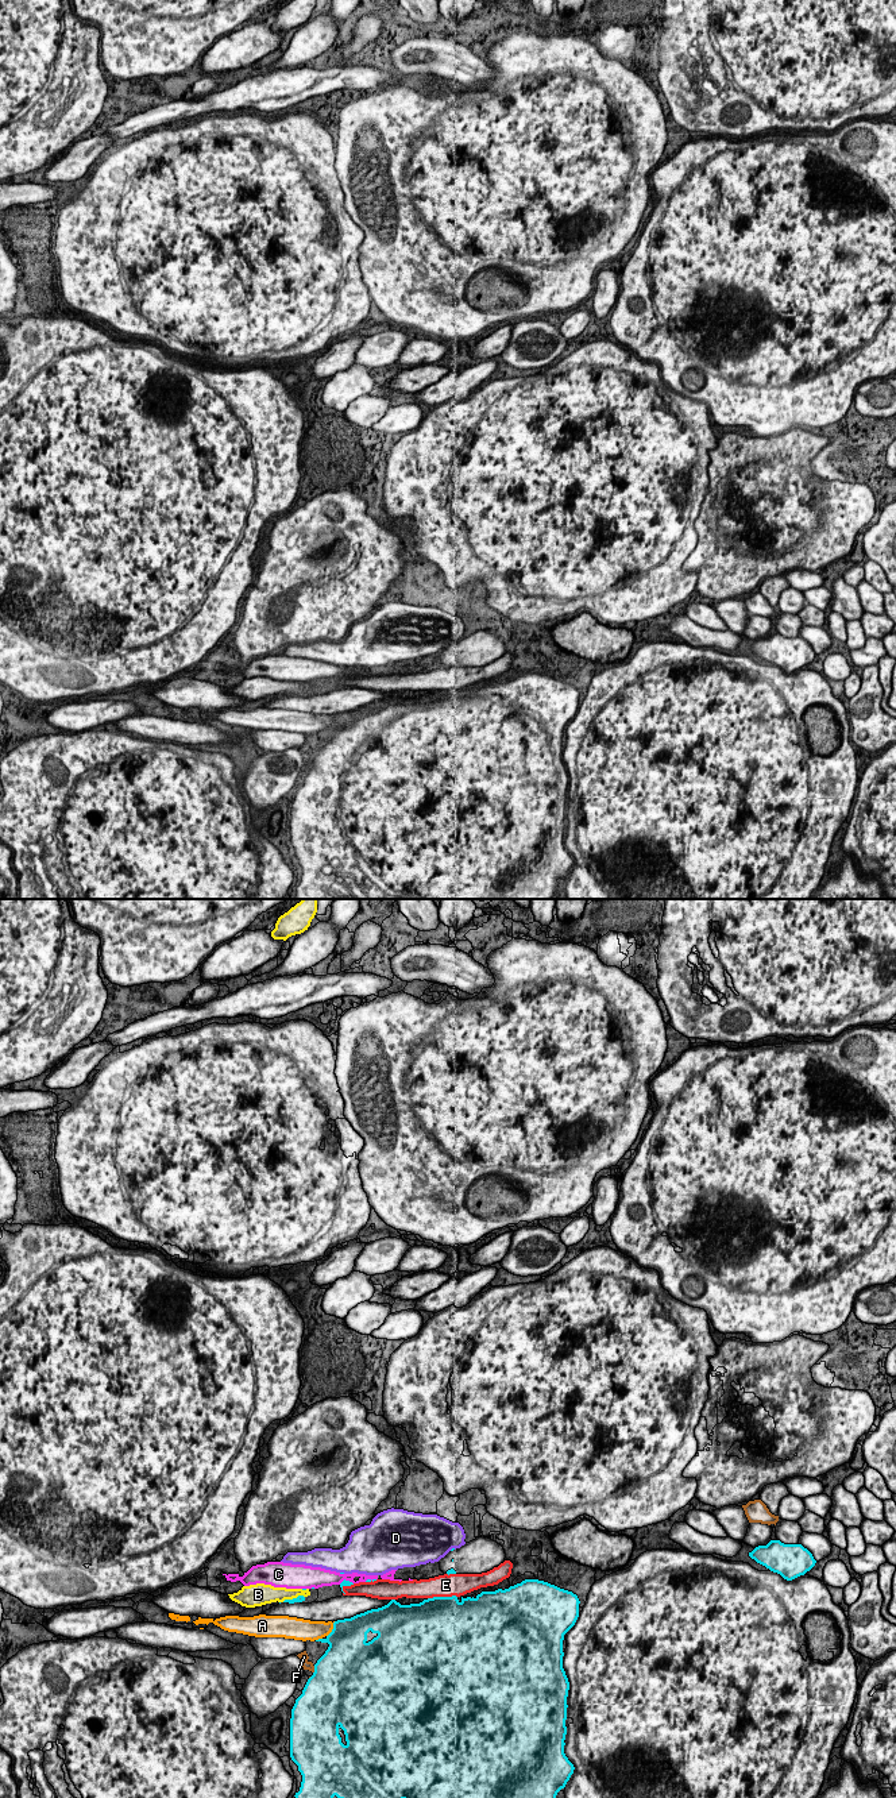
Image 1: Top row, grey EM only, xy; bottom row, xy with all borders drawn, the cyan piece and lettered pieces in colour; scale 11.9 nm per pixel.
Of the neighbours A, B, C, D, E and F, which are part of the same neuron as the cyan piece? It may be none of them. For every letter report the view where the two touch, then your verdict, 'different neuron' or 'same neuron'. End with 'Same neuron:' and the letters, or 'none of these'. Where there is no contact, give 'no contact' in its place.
A: contact in xy; different neuron
B: contact in xy; different neuron
C: contact in xy; different neuron
D: contact in xy; different neuron
E: contact in xy; different neuron
F: contact in xy; different neuron
Same neuron: none of these

